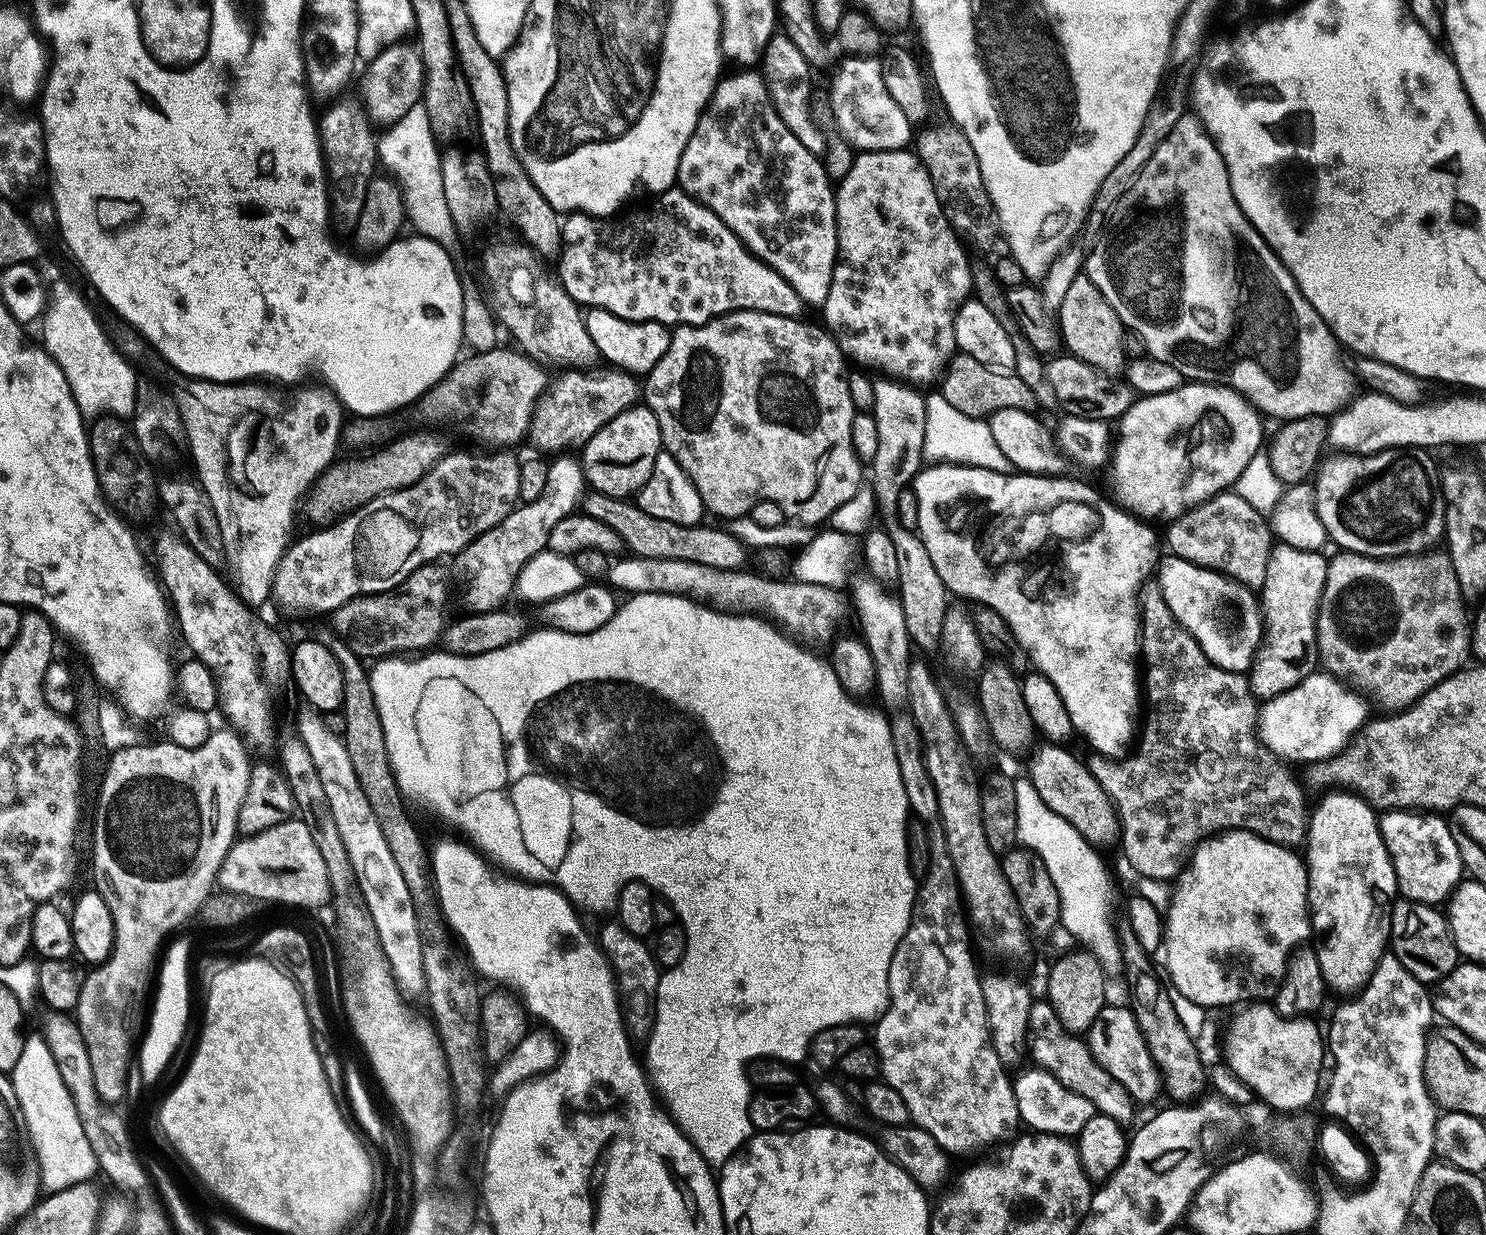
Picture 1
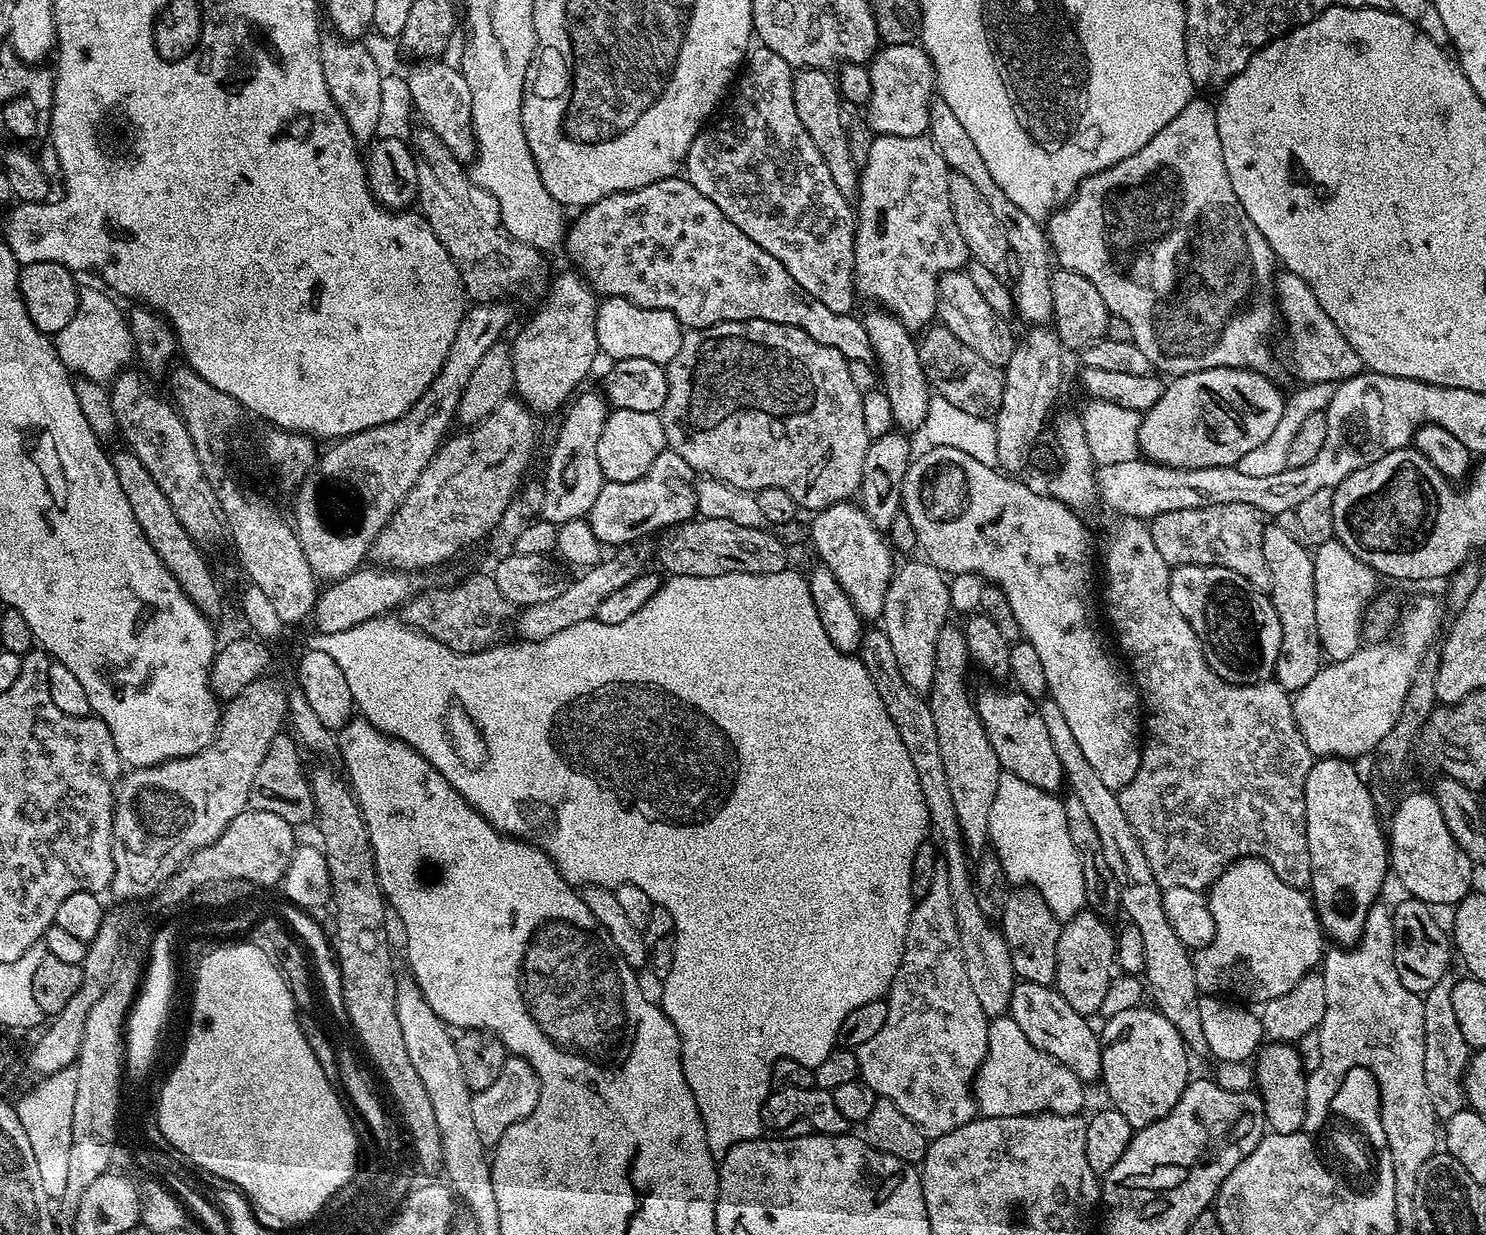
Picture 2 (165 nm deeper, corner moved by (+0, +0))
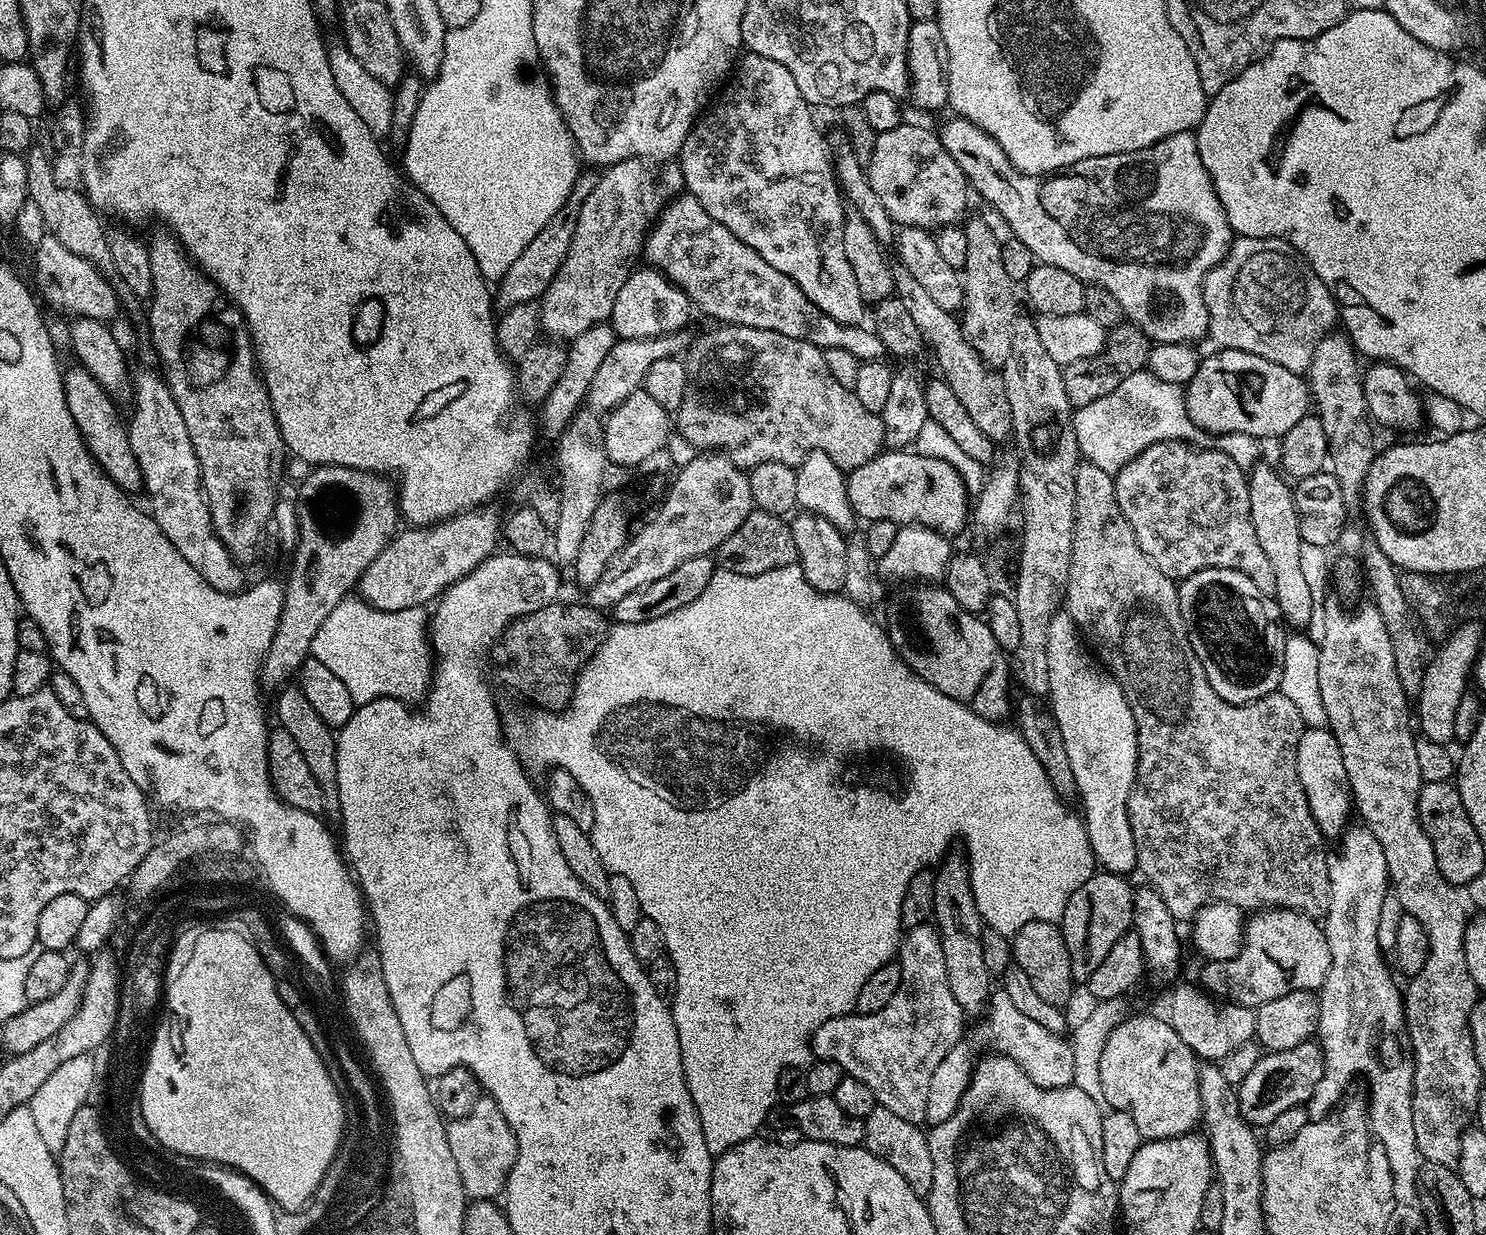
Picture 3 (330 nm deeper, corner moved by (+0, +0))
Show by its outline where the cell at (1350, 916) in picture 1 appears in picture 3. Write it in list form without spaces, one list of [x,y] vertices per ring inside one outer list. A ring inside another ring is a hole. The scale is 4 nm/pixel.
[[[1305,727],[1298,742],[1296,761],[1298,762],[1298,778],[1302,782],[1302,790],[1306,790],[1306,802],[1310,802],[1310,814],[1314,818],[1314,822],[1318,822],[1318,830],[1326,838],[1343,836],[1350,824],[1348,815],[1353,815],[1354,812],[1354,801],[1352,788],[1348,785],[1346,766],[1342,766],[1342,750],[1338,746],[1334,734],[1327,728]]]

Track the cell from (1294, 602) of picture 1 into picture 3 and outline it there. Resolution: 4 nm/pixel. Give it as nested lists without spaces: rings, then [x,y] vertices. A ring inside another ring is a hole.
[[[1261,462],[1247,475],[1250,518],[1254,522],[1254,534],[1258,534],[1262,551],[1265,552],[1266,558],[1270,558],[1270,566],[1274,569],[1274,599],[1280,607],[1283,623],[1289,629],[1304,630],[1311,622],[1312,611],[1316,608],[1316,600],[1312,597],[1312,584],[1308,581],[1307,570],[1304,569],[1306,545],[1298,530],[1298,510],[1294,510],[1292,497],[1293,485],[1273,468],[1267,462]]]

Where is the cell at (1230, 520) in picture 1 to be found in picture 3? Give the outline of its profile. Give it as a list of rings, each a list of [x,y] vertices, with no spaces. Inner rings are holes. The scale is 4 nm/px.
[[[1167,440],[1147,448],[1142,454],[1138,454],[1133,460],[1126,462],[1126,466],[1122,466],[1122,470],[1115,473],[1114,479],[1116,481],[1114,494],[1118,498],[1118,506],[1122,510],[1126,522],[1130,522],[1130,530],[1134,530],[1134,538],[1138,538],[1138,546],[1142,546],[1142,554],[1146,554],[1146,558],[1150,558],[1150,562],[1154,562],[1154,566],[1158,566],[1158,570],[1162,570],[1162,574],[1166,574],[1173,582],[1184,580],[1187,576],[1192,576],[1195,572],[1202,570],[1229,568],[1246,574],[1246,578],[1250,578],[1250,582],[1254,582],[1254,586],[1258,586],[1258,590],[1269,594],[1275,593],[1274,569],[1270,566],[1270,558],[1266,558],[1265,552],[1262,551],[1262,545],[1258,542],[1258,534],[1254,534],[1254,522],[1250,518],[1248,477],[1245,469],[1238,467],[1232,459],[1226,458],[1226,454],[1215,450],[1201,450],[1191,444],[1185,444],[1182,440]]]

